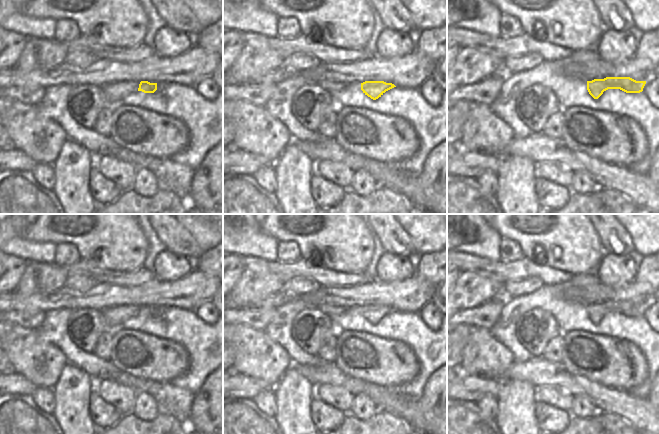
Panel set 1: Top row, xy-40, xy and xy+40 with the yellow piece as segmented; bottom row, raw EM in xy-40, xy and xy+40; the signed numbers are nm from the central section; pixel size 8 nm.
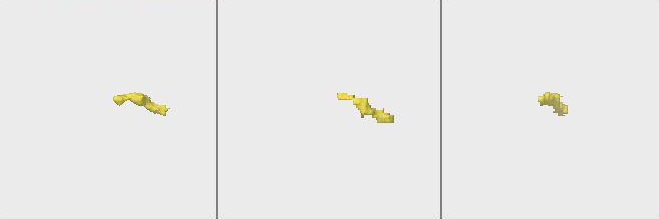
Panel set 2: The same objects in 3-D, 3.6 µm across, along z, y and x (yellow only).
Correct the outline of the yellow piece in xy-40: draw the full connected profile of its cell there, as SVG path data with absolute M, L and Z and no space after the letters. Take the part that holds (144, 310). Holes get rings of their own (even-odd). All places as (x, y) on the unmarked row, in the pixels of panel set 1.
M120 305L103 310L103 316L109 331L120 330L122 323L137 315L154 317L156 314L157 307L150 307L148 305Z

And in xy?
M365 305L361 307L361 314L365 319L373 324L381 321L386 315L396 311L392 307L386 307L384 305Z

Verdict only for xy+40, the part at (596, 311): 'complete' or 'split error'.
complete

